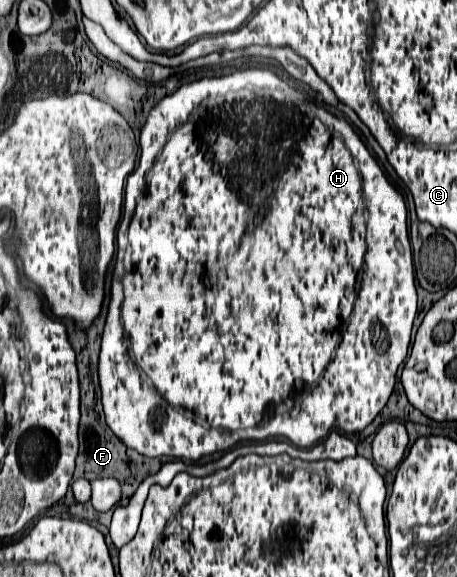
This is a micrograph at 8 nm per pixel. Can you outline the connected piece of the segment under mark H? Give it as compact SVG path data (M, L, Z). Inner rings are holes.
M250 68L246 71L236 71L226 77L202 79L190 85L182 85L174 95L164 97L150 111L146 125L142 127L140 159L134 173L130 173L126 181L124 211L116 233L118 251L112 271L110 307L102 335L98 373L108 427L114 431L116 437L120 437L120 441L124 441L128 447L136 449L146 457L168 455L176 459L196 461L202 455L226 451L242 439L268 437L286 437L298 447L312 447L316 441L324 439L334 429L344 433L356 433L368 427L374 421L374 417L382 411L394 389L396 371L406 359L410 333L416 317L413 254L406 229L404 199L388 183L374 157L368 153L360 137L346 121L336 119L324 109L318 109L314 103L308 103L302 95L294 95L294 91L296 89L290 89L288 83L282 81L269 68ZM322 237L324 241L328 241L328 245L318 243ZM122 289L126 297L124 301ZM131 349L134 351L134 359L130 357Z

